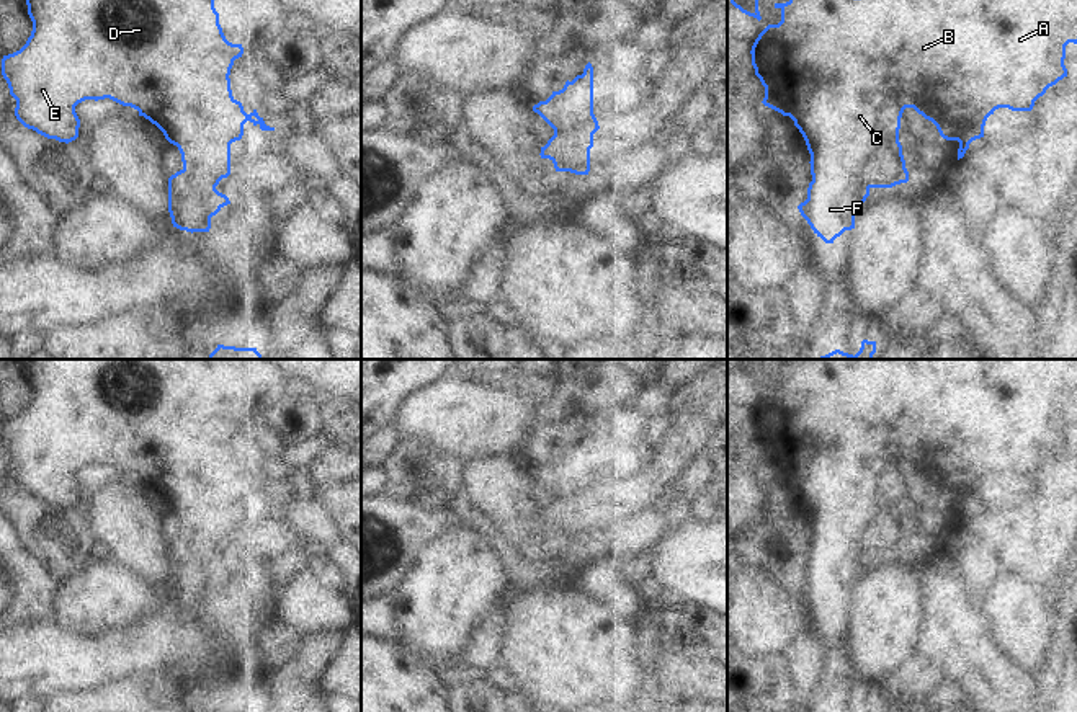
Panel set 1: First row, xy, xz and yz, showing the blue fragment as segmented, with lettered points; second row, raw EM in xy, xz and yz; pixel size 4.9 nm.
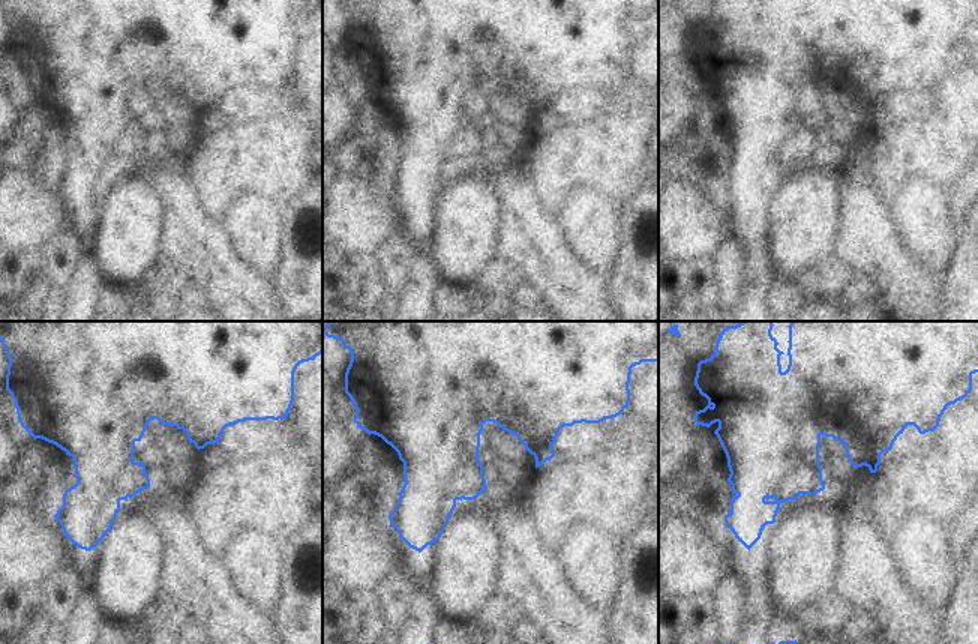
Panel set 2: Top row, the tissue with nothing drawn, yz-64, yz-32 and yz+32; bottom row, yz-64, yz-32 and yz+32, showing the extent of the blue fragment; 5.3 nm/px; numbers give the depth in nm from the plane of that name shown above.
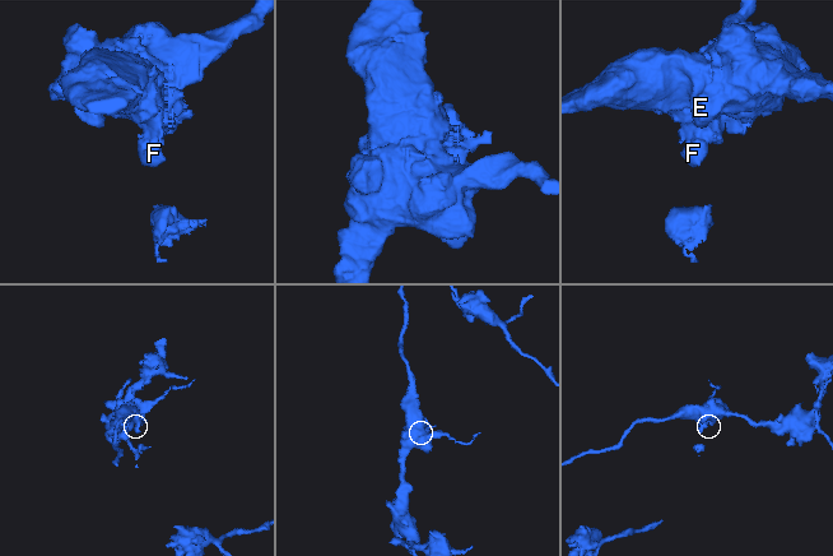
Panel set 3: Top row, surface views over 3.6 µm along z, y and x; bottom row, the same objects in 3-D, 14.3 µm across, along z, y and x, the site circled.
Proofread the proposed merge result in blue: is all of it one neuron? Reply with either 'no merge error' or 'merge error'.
no merge error

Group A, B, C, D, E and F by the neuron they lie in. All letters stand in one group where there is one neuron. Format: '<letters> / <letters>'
A B C D E F

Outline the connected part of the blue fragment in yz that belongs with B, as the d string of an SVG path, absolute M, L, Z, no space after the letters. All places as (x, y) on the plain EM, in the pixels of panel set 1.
M798 359L786 369L775 369L781 376L781 387L768 390L752 412L752 431L755 441L765 452L763 470L789 482L802 500L811 519L812 547L807 554L807 565L798 572L801 581L825 609L833 609L845 596L855 594L858 573L869 562L871 554L892 554L909 547L909 537L899 508L900 483L905 474L914 474L925 485L932 487L940 501L946 506L958 506L958 526L964 523L969 510L984 503L984 492L999 474L1012 477L1031 477L1035 467L1046 456L1067 443L1064 431L1066 412L1077 410L1077 359Z

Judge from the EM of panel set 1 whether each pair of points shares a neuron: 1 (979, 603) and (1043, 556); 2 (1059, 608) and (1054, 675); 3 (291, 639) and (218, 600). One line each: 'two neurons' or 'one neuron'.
1: one neuron
2: one neuron
3: two neurons

